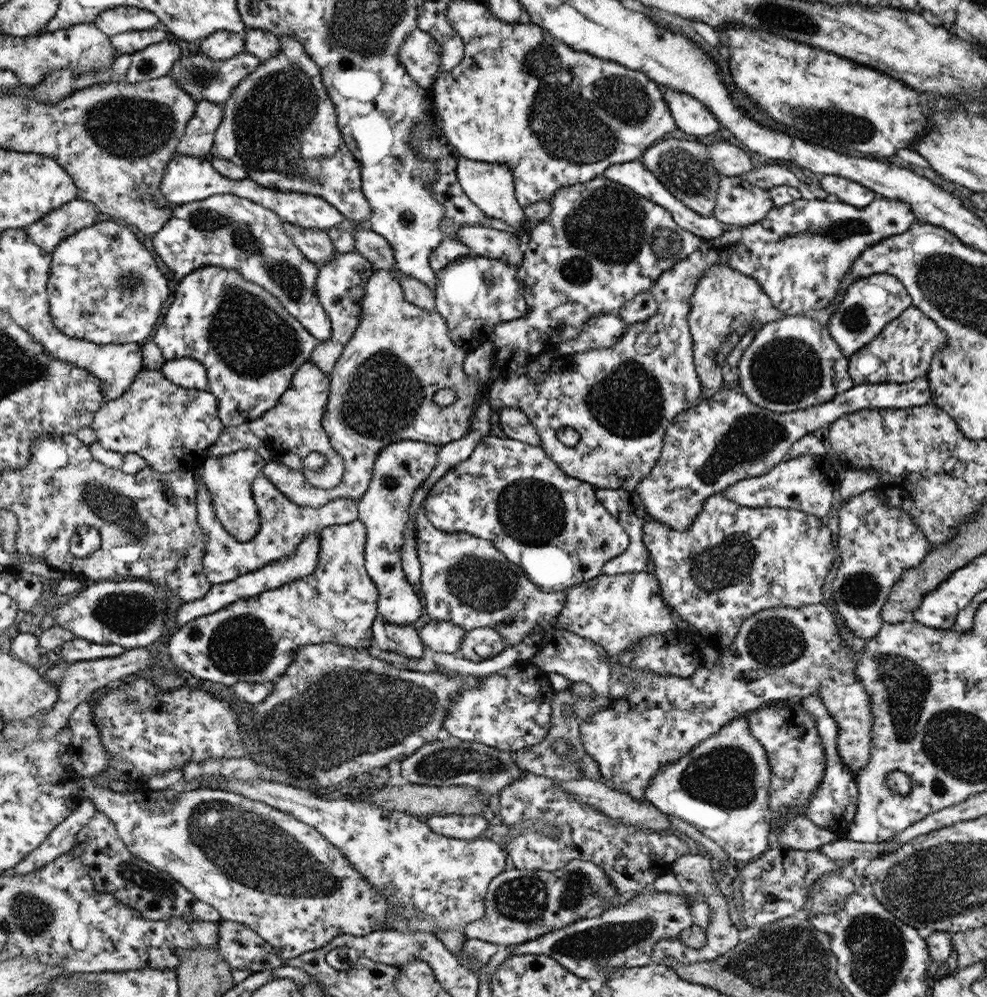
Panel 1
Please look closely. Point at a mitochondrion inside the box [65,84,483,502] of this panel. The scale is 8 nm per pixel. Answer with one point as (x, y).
(251, 338)

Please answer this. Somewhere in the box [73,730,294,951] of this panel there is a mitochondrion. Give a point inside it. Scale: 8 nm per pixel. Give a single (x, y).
(124, 871)

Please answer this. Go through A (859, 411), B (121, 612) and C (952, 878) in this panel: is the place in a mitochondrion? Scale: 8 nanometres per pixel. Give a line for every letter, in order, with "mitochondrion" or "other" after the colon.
A: other
B: mitochondrion
C: mitochondrion

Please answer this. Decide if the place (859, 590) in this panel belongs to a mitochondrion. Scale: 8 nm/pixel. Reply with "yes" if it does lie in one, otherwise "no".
yes

